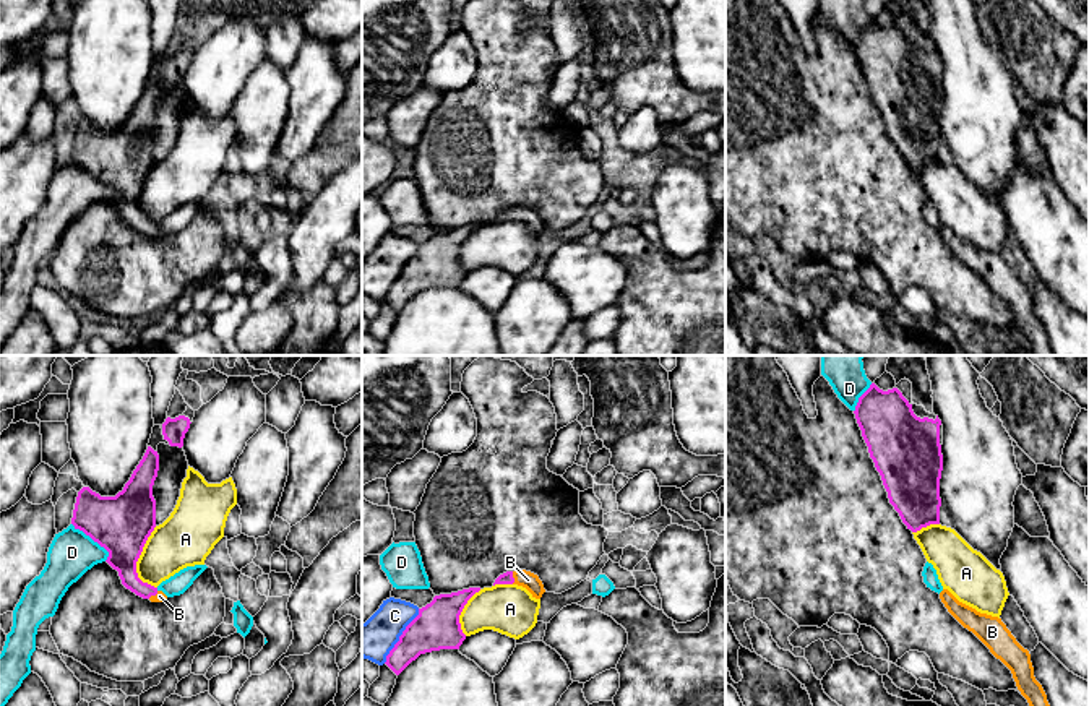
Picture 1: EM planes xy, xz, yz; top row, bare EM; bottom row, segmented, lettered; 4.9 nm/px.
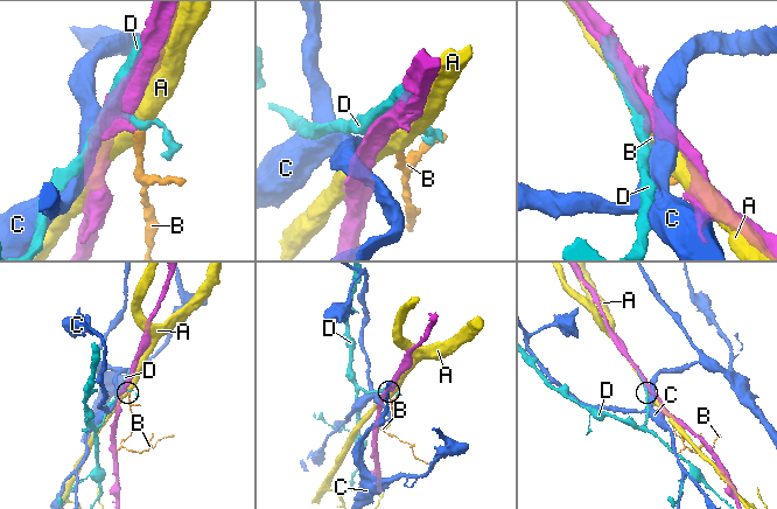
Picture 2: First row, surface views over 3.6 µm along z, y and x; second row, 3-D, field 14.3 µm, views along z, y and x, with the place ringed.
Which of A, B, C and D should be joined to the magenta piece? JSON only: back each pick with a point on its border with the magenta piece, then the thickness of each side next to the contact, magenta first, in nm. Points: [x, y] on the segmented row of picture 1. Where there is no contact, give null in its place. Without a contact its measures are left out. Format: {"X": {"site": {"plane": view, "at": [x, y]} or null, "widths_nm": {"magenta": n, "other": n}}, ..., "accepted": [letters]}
{"B": {"site": {"plane": "xz", "at": [513, 578]}, "widths_nm": {"magenta": 60, "other": 90}}, "accepted": ["B"]}

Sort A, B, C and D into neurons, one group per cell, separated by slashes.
A / B / C / D

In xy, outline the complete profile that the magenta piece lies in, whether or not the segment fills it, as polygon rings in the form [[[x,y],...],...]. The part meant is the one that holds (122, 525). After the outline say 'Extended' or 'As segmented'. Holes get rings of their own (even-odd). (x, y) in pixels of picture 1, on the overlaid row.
[[[148,446],[123,490],[101,497],[89,487],[78,492],[71,524],[109,552],[107,563],[118,571],[122,584],[143,599],[162,602],[167,596],[143,583],[136,562],[156,527],[153,485],[159,471],[159,454]]]. Extended

